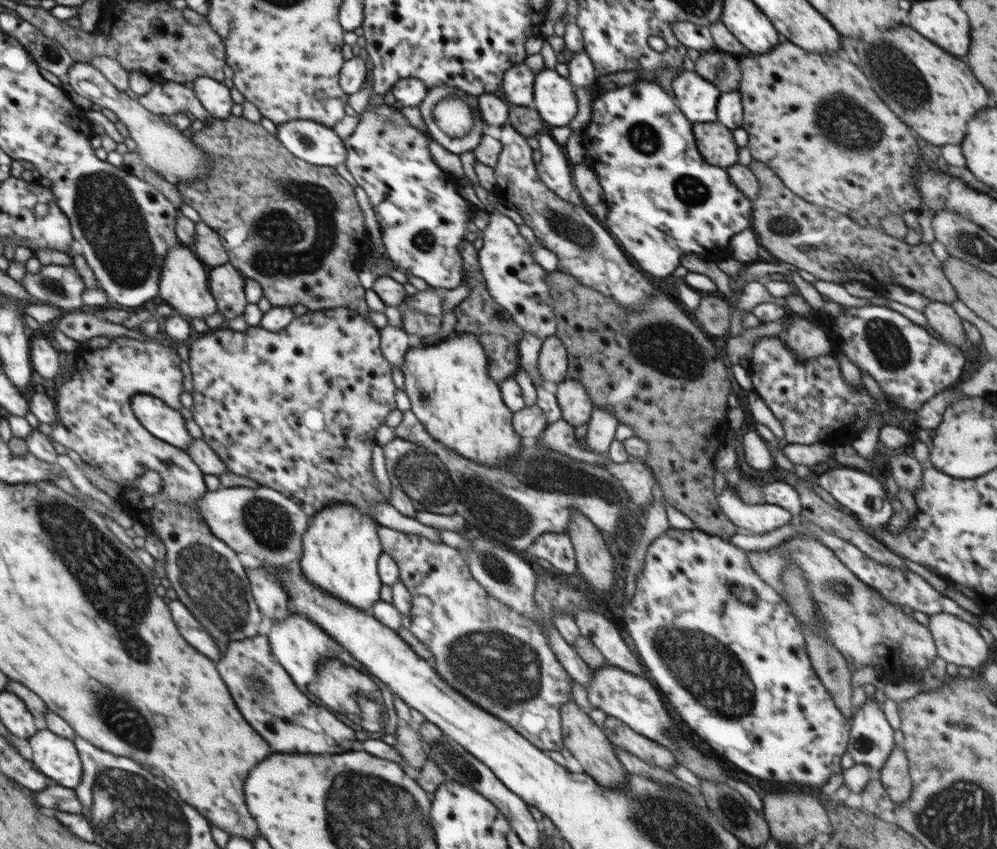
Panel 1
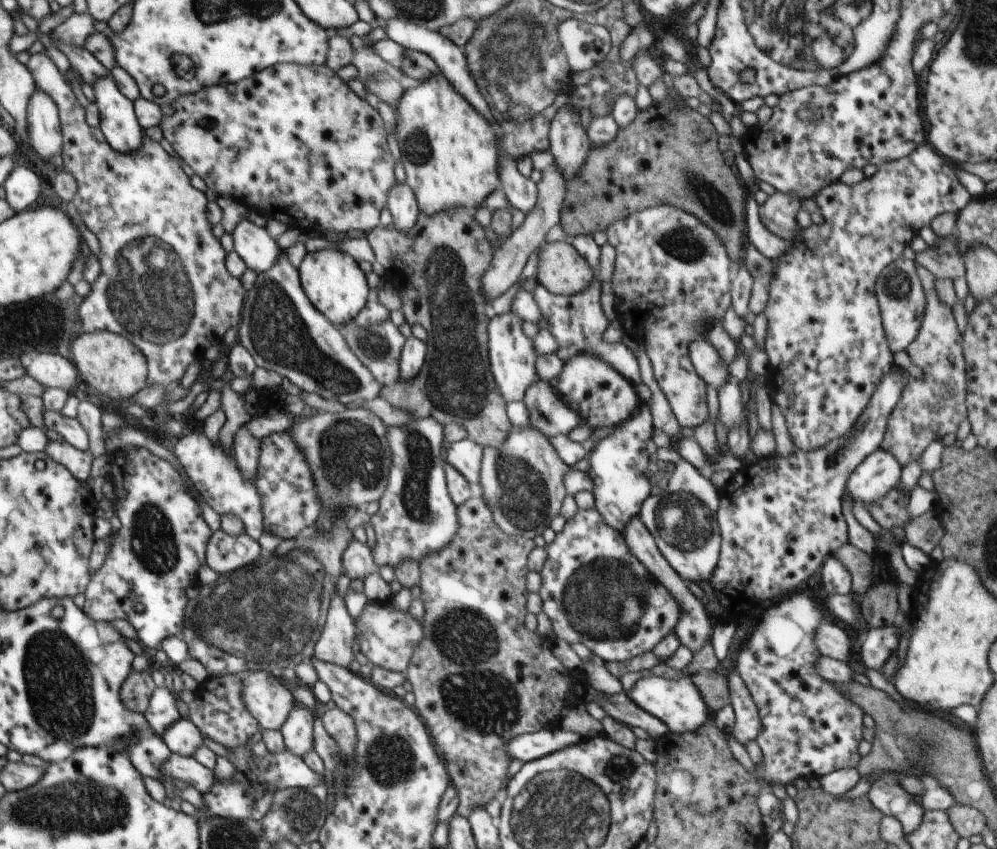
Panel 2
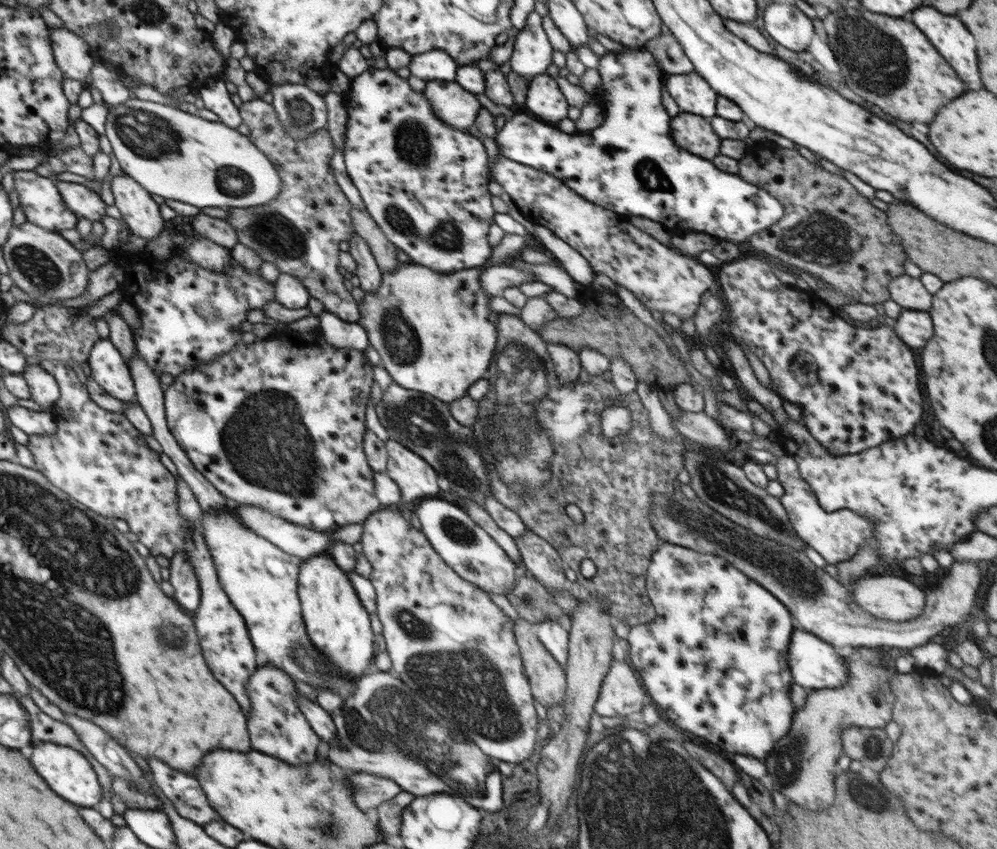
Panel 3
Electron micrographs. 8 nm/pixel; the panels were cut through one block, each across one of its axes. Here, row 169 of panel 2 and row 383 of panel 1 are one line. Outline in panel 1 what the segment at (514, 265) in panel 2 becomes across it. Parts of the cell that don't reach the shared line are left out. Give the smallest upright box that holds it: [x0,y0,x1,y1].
[537,334,569,388]

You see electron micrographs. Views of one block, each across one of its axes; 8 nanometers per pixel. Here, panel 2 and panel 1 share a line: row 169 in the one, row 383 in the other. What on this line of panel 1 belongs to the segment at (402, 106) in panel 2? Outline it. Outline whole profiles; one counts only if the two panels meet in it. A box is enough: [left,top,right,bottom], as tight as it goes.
[400,333,523,467]

